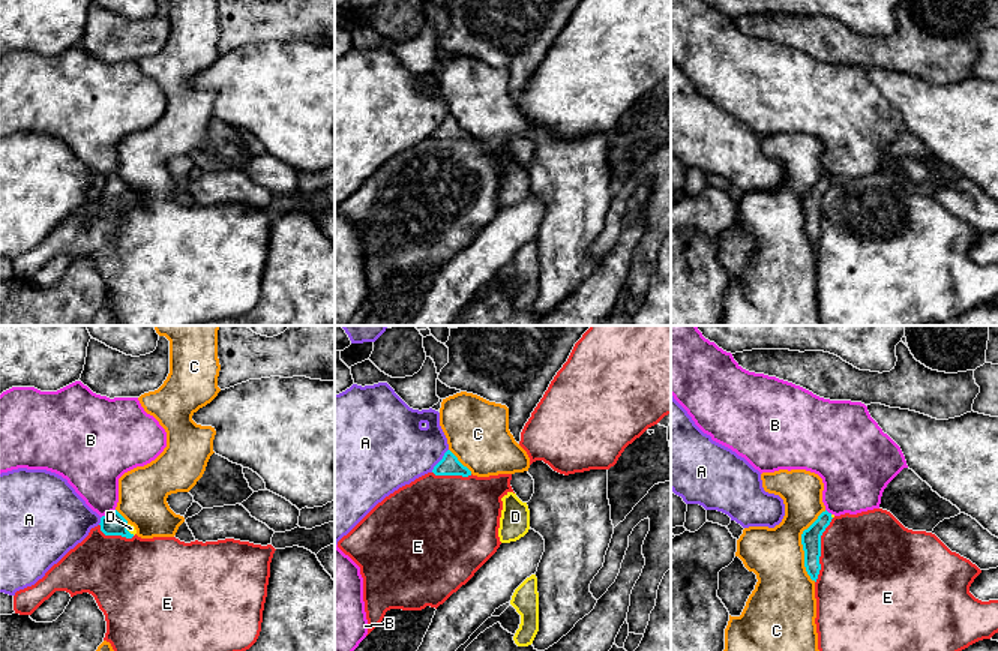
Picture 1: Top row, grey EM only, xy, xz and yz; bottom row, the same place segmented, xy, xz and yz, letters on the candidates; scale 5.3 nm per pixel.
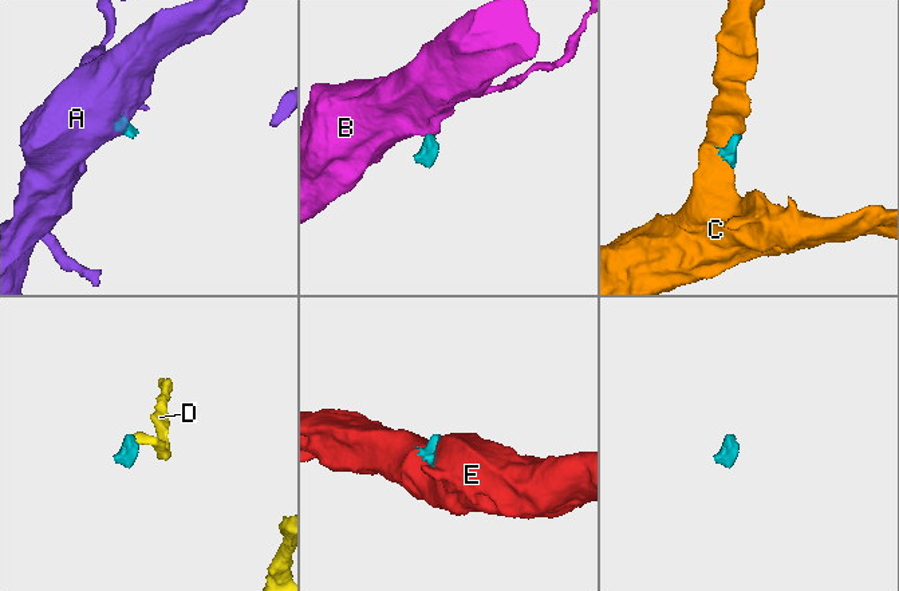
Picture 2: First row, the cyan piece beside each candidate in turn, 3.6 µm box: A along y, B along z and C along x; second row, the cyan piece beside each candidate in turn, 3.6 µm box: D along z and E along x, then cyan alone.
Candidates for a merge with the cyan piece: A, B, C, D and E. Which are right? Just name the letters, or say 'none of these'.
D

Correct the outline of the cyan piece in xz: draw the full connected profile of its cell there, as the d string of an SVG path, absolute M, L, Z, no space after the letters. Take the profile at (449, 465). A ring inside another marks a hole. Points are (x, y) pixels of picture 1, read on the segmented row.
M450 450L444 453L443 459L434 466L432 472L435 476L471 476L471 471L464 466Z

